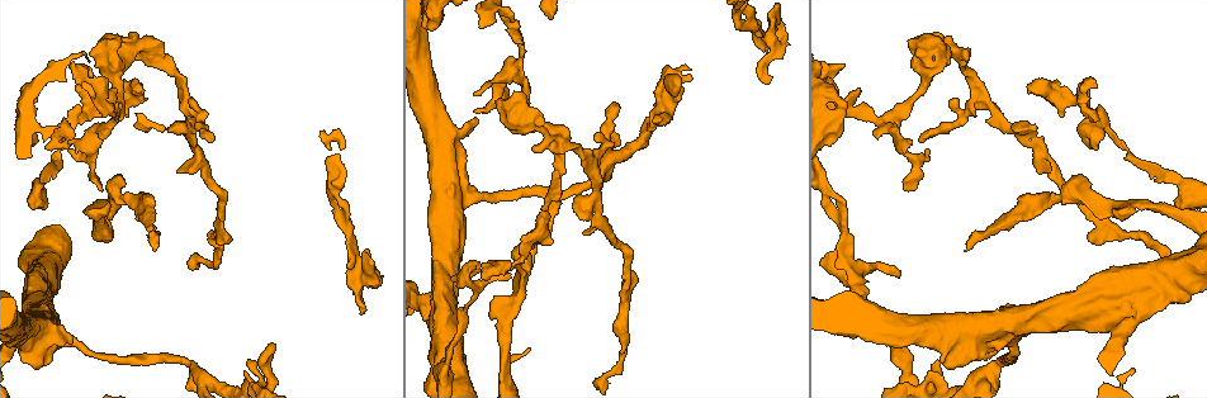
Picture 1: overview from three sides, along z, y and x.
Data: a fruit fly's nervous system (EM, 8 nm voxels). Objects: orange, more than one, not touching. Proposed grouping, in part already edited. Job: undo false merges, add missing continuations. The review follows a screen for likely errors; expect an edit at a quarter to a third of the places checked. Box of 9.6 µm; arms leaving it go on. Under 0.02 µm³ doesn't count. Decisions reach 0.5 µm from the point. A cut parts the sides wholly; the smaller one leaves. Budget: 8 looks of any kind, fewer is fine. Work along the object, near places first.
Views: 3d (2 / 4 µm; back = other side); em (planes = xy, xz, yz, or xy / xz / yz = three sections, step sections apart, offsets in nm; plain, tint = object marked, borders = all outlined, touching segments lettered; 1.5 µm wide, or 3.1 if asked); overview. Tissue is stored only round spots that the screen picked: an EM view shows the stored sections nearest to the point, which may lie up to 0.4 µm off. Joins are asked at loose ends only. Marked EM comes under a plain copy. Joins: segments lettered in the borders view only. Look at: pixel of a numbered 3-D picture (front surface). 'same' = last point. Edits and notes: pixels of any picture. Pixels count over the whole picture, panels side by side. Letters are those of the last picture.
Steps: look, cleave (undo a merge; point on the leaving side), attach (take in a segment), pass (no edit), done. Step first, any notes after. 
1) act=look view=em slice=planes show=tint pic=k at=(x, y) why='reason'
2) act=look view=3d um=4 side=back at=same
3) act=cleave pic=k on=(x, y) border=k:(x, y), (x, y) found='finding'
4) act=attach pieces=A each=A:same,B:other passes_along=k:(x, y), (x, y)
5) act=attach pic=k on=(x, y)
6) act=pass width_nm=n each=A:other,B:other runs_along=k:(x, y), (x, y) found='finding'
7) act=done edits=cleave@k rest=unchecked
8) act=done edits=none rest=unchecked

act=look view=3d um=4 pic=1 at=(506, 58) why='branch stops here'

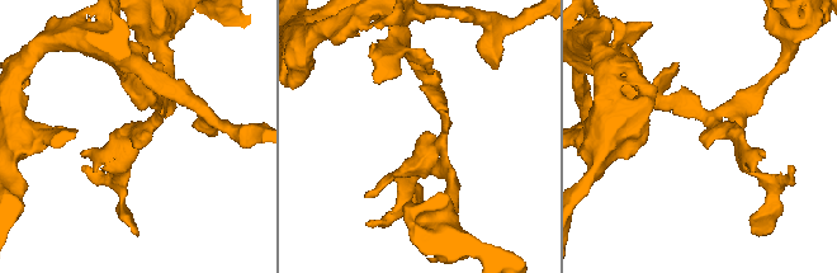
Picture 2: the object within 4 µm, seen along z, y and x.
act=look view=em slice=yz step=8 show=borders pic=2 at=(706, 146)

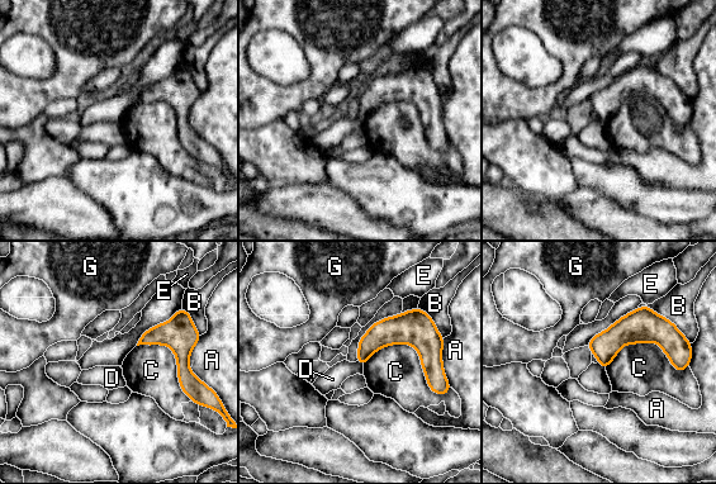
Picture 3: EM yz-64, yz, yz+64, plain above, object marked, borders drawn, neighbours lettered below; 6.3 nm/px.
act=pass width_nm=140 each=A:other,B:other,C:other,D:other,E:other,G:other border=3:(365, 360), (409, 343), (441, 395) found='no lettered segment goes on from it'

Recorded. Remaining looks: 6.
act=look view=3d um=4 pic=1 at=(967, 249) why='long arm stops here'

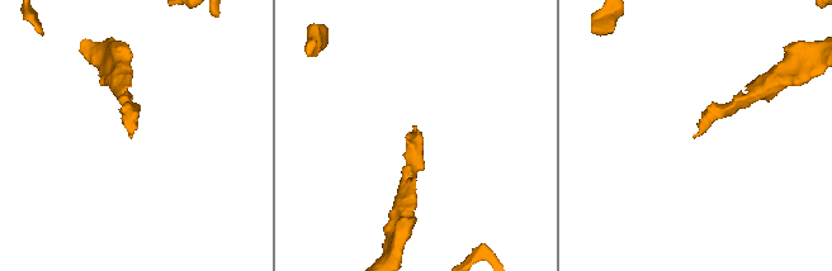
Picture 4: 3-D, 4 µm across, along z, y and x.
act=look view=em slice=planes show=borders pic=4 at=(131, 136)

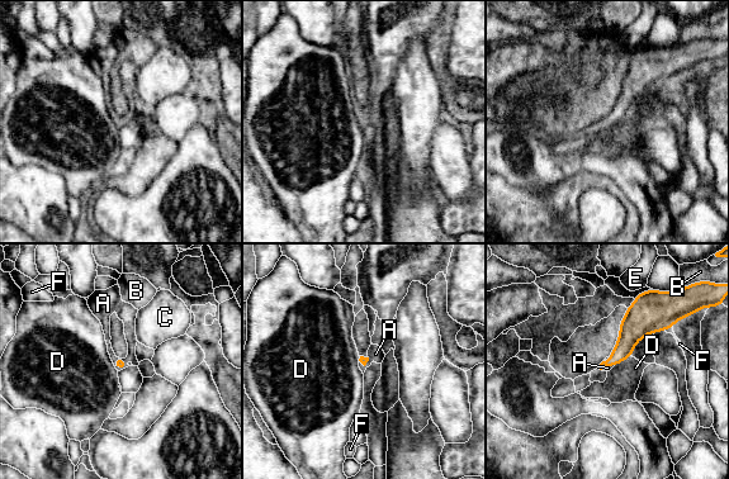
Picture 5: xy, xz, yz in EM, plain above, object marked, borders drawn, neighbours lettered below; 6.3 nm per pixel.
act=attach pieces=A longest_contact=B:130nm each=A:same,B:other,C:other,D:other,E:other,F:other passes_along=5:(652, 311), (633, 304), (595, 308) found='the cell continues'

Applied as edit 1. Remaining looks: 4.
act=look view=3d um=2 side=back pic=1 at=(498, 98) why='free end'

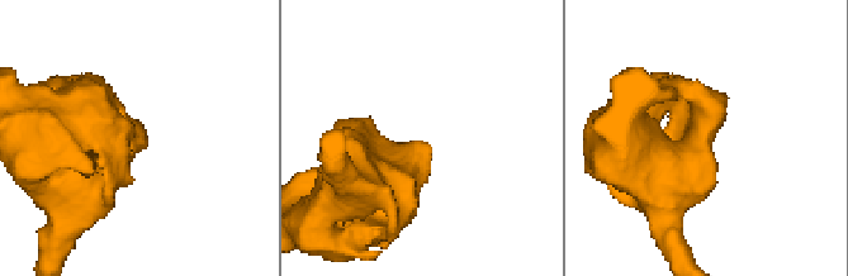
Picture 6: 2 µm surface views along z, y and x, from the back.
act=look view=em slice=planes show=borders pic=6 at=(137, 138)

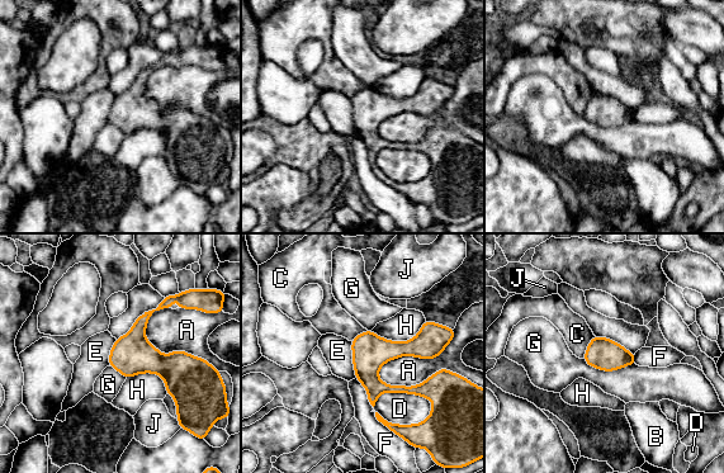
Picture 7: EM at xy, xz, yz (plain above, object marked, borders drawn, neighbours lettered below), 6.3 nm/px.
act=pass each=A:other,B:other,C:other,D:other,E:other,F:other,G:other,H:other,J:other border=7:(350, 341), (355, 377) found='none of them fits'

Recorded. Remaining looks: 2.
act=done edits=attach@5 rest=unchecked

